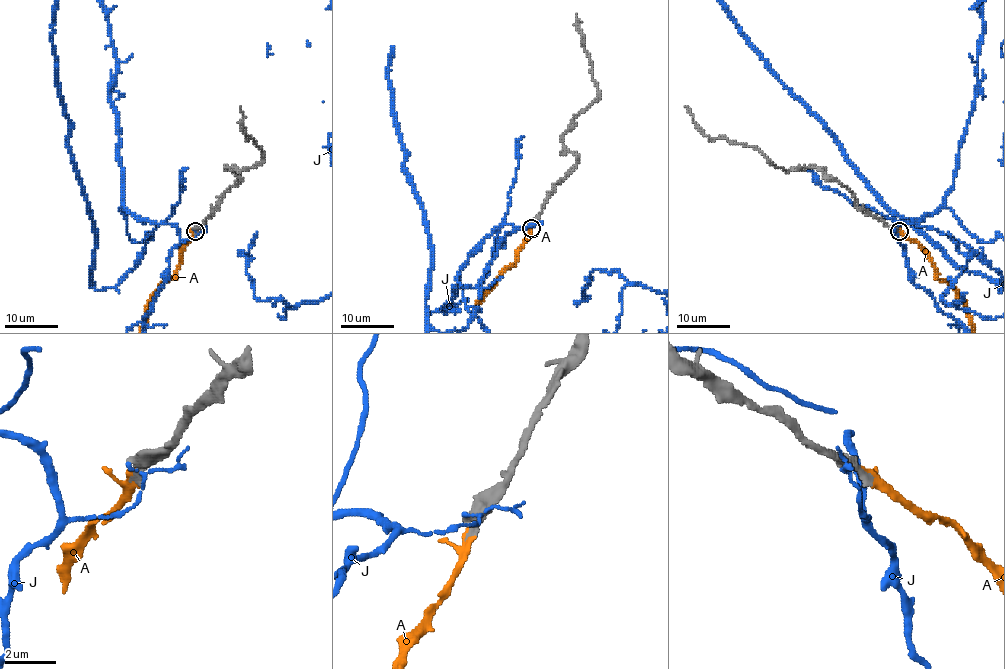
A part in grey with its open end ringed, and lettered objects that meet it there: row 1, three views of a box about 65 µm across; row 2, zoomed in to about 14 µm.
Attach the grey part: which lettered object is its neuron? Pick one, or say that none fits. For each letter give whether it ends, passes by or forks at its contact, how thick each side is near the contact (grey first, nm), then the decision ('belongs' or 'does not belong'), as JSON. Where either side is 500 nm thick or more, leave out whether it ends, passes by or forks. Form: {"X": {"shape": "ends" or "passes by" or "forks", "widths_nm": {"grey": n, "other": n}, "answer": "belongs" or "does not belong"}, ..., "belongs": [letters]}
{"A": {"shape": "passes by", "widths_nm": {"grey": 380, "other": 190}, "answer": "belongs"}, "J": {"widths_nm": {"grey": 550, "other": 100}, "answer": "does not belong"}, "belongs": ["A"]}

